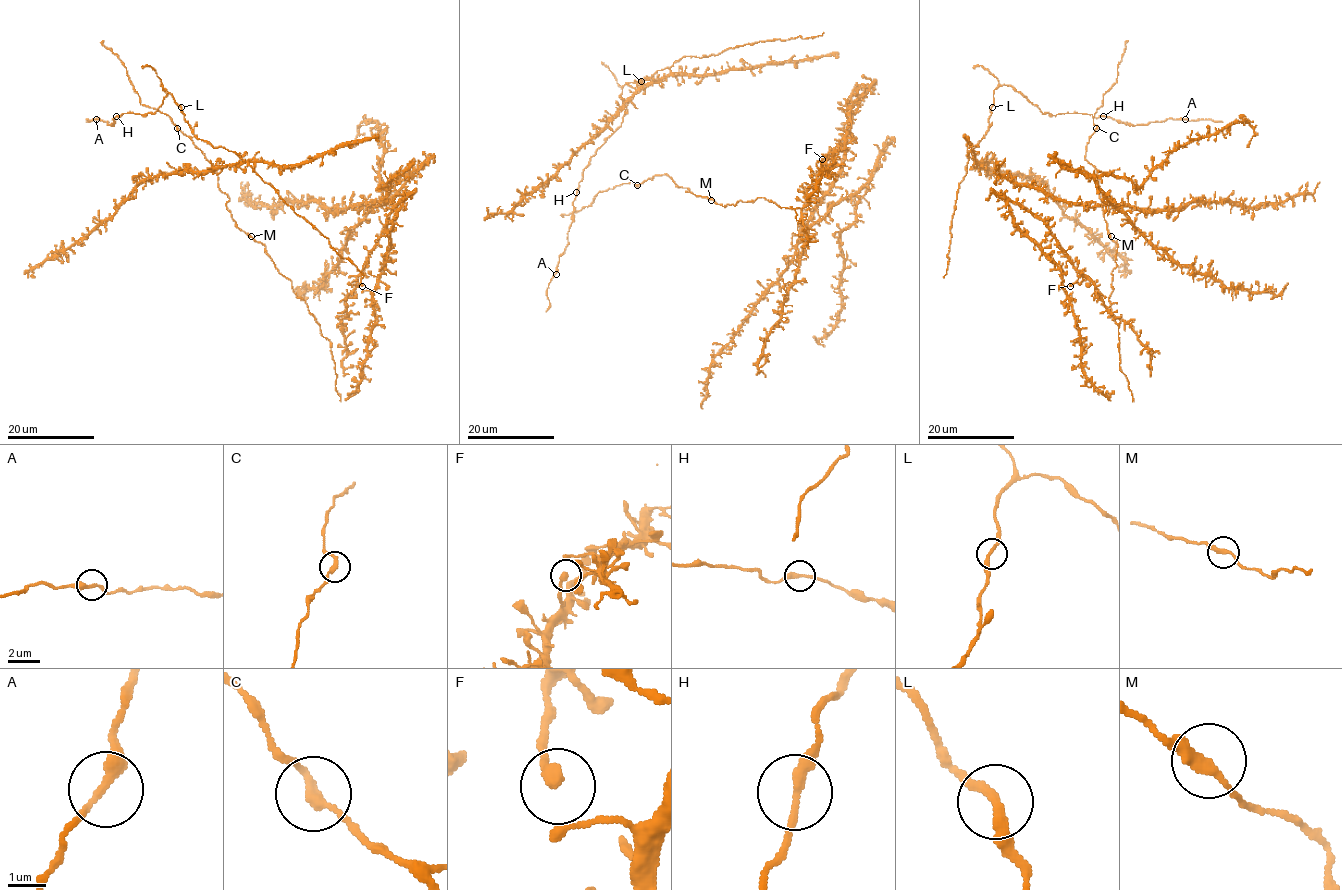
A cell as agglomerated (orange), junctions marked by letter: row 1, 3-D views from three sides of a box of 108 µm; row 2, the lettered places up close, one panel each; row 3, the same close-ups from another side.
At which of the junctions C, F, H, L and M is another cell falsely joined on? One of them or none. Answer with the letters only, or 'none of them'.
none of them

